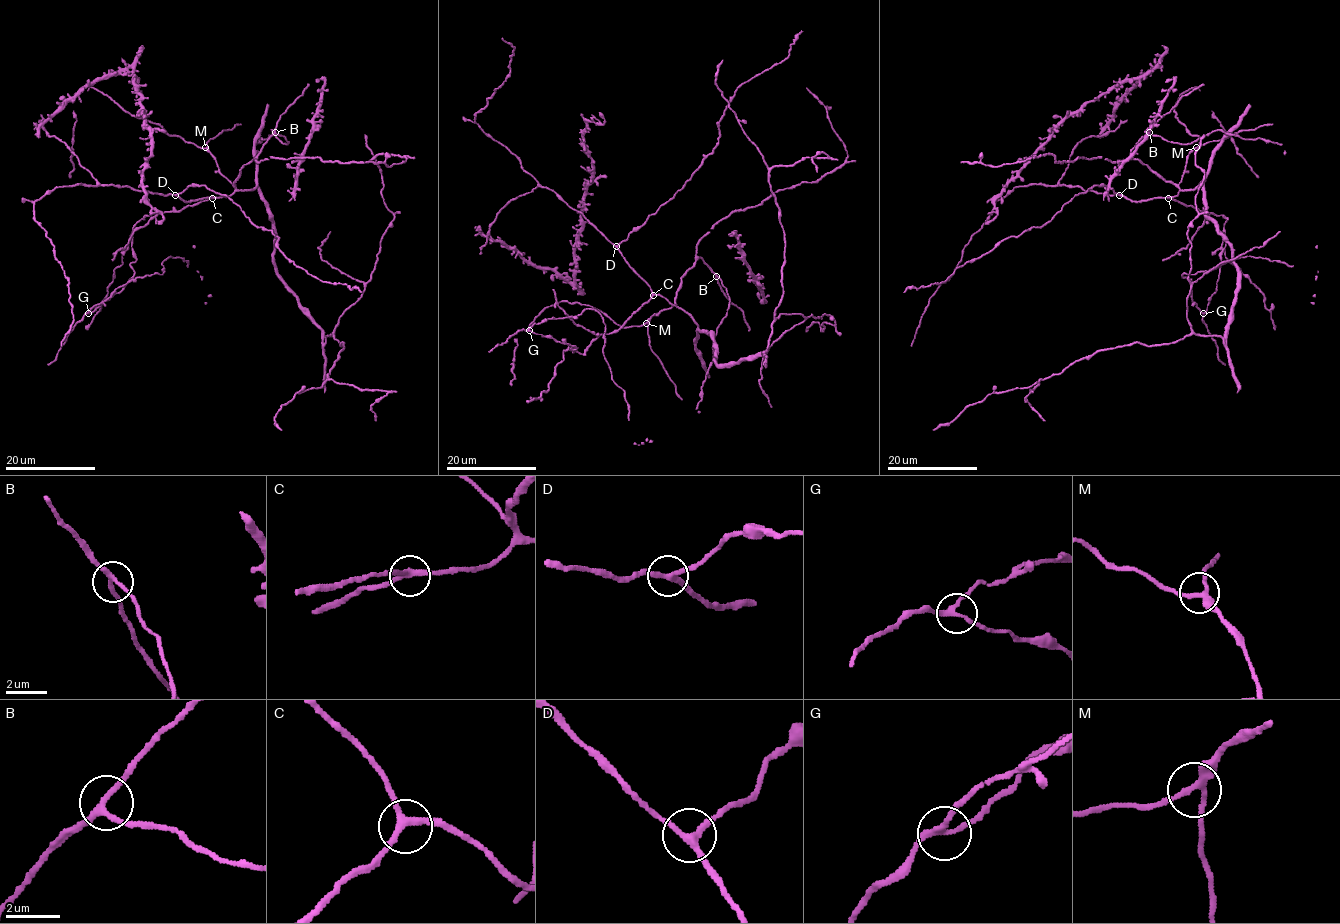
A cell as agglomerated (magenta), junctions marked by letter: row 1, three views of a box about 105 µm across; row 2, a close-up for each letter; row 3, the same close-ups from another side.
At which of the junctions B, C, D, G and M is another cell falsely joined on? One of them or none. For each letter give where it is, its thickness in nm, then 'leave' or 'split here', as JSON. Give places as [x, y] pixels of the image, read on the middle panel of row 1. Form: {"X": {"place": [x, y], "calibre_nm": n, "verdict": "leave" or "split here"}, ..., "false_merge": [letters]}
{"B": {"place": [716, 276], "calibre_nm": 200, "verdict": "leave"}, "C": {"place": [653, 295], "calibre_nm": 260, "verdict": "leave"}, "D": {"place": [616, 246], "calibre_nm": 240, "verdict": "leave"}, "G": {"place": [529, 330], "calibre_nm": 200, "verdict": "split here"}, "M": {"place": [646, 323], "calibre_nm": 220, "verdict": "leave"}, "false_merge": ["G"]}

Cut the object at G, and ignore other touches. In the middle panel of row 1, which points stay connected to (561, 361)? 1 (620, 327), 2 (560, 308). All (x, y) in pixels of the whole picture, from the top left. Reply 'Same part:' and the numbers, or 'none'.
Same part: 1, 2

